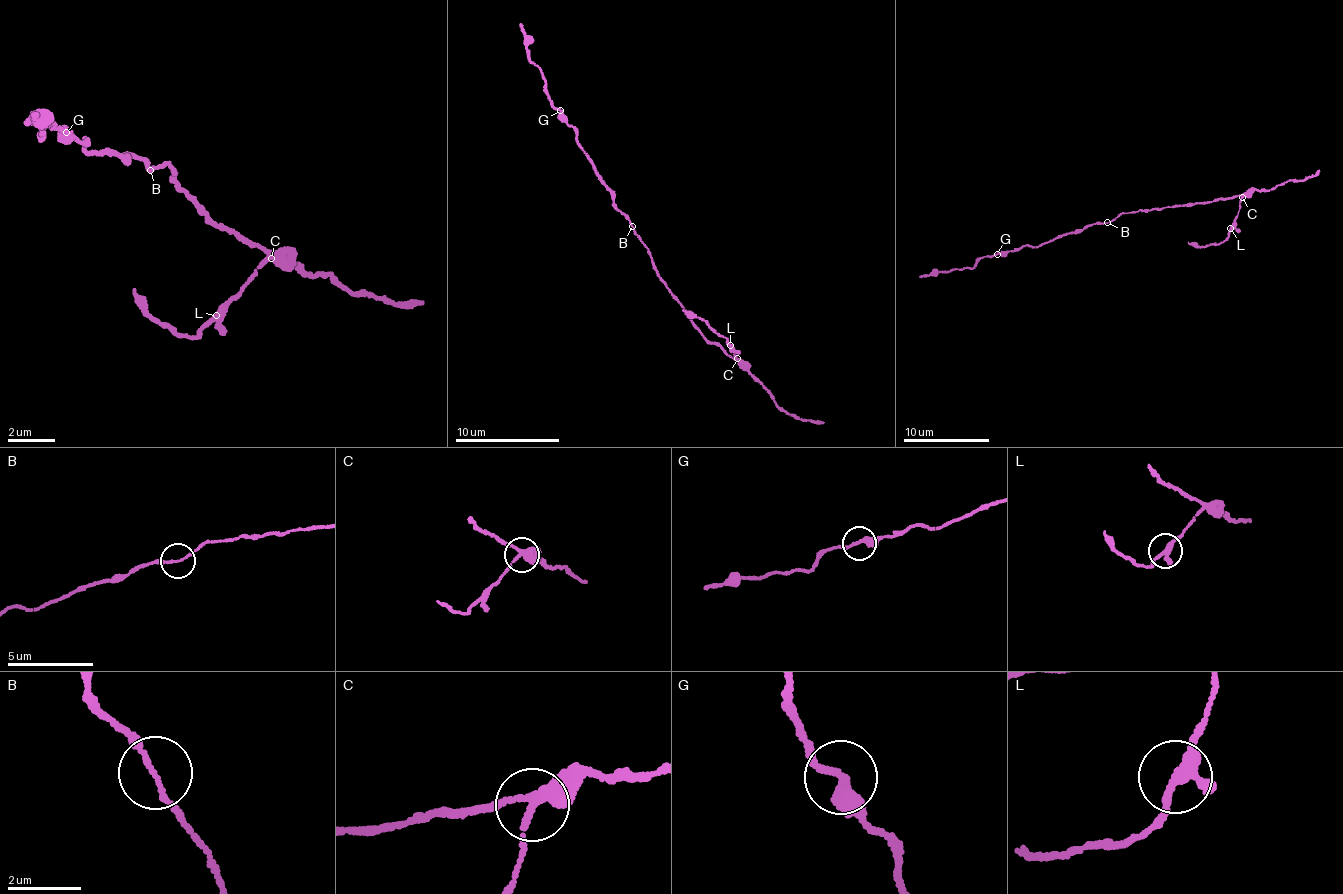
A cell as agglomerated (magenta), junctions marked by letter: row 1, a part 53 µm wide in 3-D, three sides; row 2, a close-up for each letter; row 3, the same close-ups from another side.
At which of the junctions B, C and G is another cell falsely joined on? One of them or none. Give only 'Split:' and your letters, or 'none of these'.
Split: C

